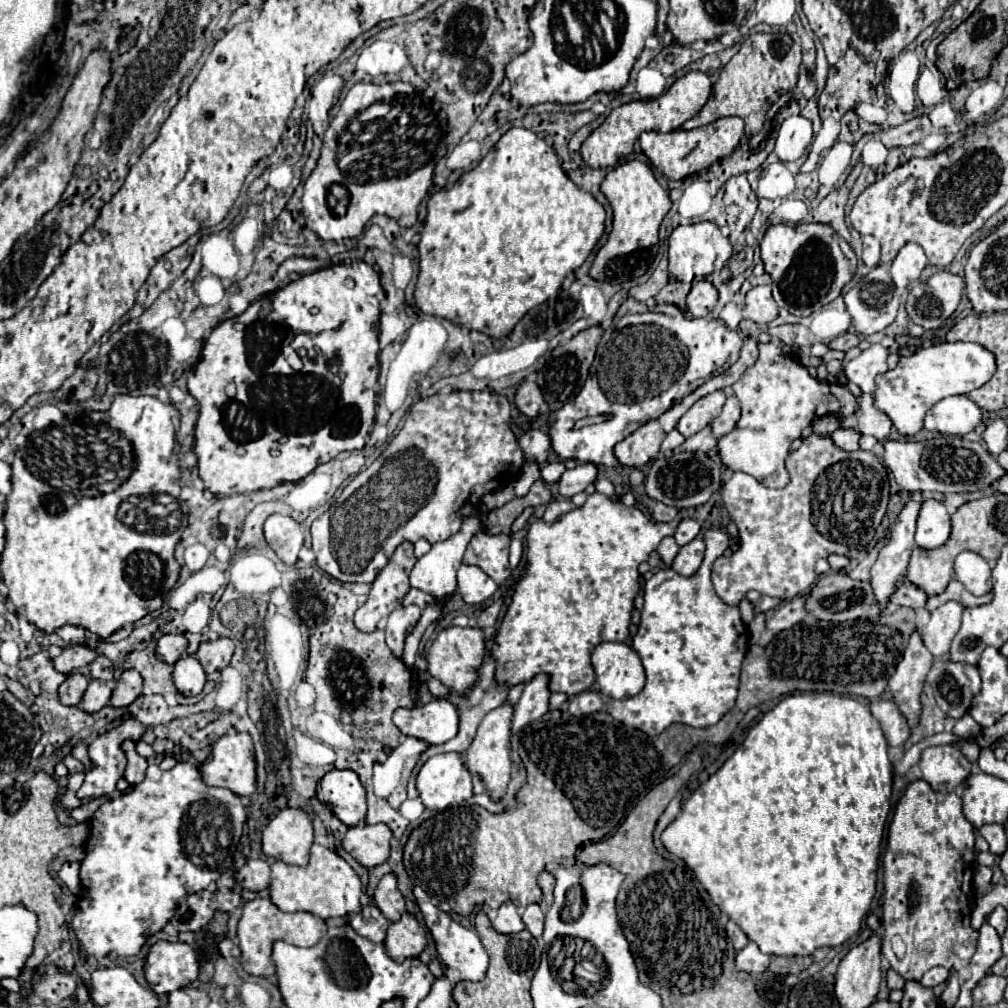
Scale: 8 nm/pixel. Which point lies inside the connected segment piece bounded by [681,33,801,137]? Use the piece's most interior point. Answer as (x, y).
(767, 63)

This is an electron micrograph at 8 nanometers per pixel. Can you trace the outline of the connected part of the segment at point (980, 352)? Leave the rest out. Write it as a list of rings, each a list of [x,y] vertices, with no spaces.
[[[939,343],[923,347],[909,357],[899,357],[895,369],[889,369],[875,379],[873,403],[875,407],[891,419],[895,429],[903,435],[917,435],[923,429],[923,419],[927,411],[945,397],[967,395],[973,389],[991,381],[997,371],[995,355],[979,343]]]

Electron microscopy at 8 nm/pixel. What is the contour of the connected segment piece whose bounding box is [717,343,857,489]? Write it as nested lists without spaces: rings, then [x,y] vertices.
[[[759,343],[757,363],[753,367],[749,367],[737,383],[733,383],[733,391],[741,403],[741,419],[733,431],[729,431],[727,435],[723,435],[719,439],[719,443],[717,443],[719,457],[725,467],[729,467],[733,471],[749,473],[765,487],[775,487],[775,489],[781,489],[789,483],[789,475],[785,475],[785,457],[789,455],[789,447],[791,447],[793,439],[801,437],[801,431],[805,427],[809,427],[815,417],[823,417],[825,413],[839,413],[843,417],[847,417],[849,413],[853,413],[857,409],[857,401],[847,391],[845,385],[839,385],[839,383],[829,385],[829,383],[821,383],[821,381],[813,379],[809,375],[807,367],[803,367],[787,351],[783,351],[781,347],[777,347],[773,343]]]

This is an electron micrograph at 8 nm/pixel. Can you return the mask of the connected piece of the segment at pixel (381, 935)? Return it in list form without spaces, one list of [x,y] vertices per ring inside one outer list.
[[[367,905],[363,907],[363,911],[351,915],[349,925],[365,939],[373,941],[373,943],[381,943],[385,939],[389,921],[381,915],[381,911],[375,905]]]

